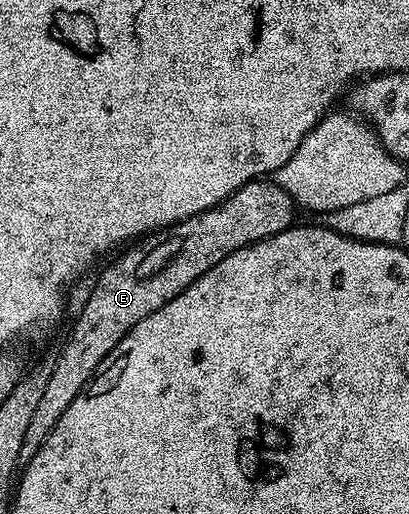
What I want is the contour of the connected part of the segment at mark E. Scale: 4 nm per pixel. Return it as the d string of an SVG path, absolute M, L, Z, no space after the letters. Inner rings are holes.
M265 177L254 179L231 193L231 197L227 197L219 205L168 228L169 247L173 252L169 255L168 245L161 243L150 253L149 259L153 263L165 263L169 259L169 263L163 264L154 275L148 275L149 263L141 251L133 251L130 255L123 256L118 263L111 264L98 277L81 316L74 321L73 332L70 333L61 356L52 360L53 368L51 377L47 377L47 389L43 389L39 405L35 405L31 425L27 425L23 449L19 449L21 460L27 461L43 445L49 431L55 429L67 405L71 405L73 398L85 388L103 357L107 357L107 353L115 349L117 342L135 324L183 293L187 285L191 285L204 271L223 261L223 257L235 253L235 249L243 249L294 226L293 210L293 198L277 182Z

